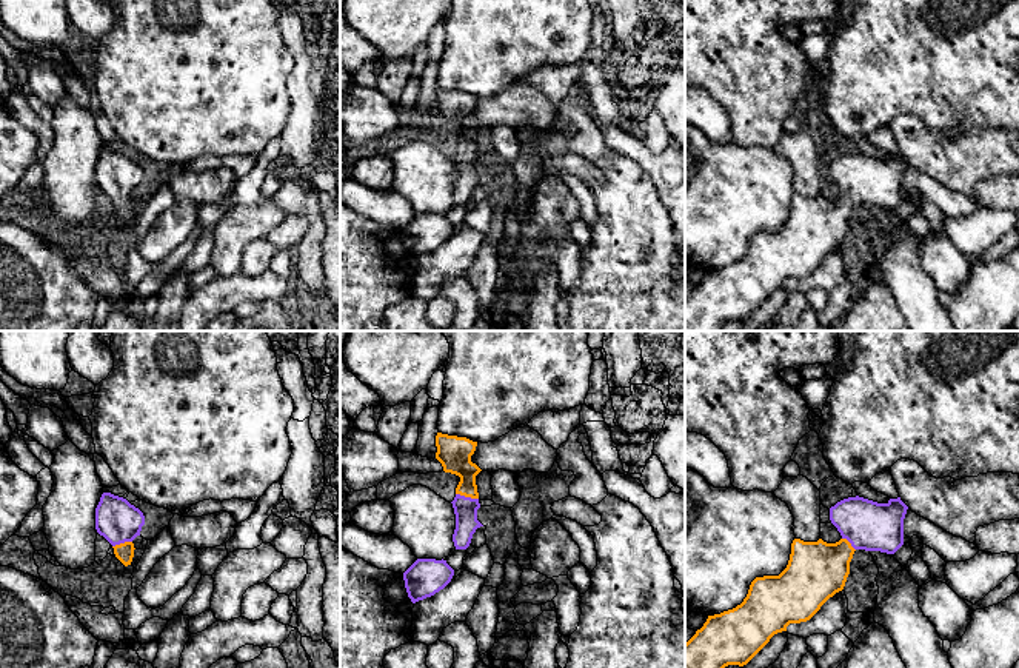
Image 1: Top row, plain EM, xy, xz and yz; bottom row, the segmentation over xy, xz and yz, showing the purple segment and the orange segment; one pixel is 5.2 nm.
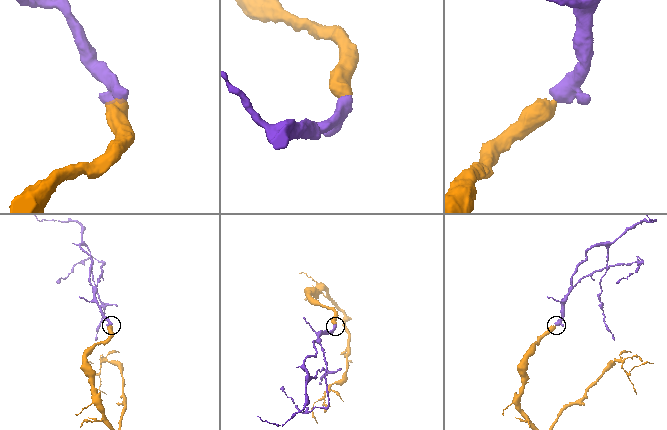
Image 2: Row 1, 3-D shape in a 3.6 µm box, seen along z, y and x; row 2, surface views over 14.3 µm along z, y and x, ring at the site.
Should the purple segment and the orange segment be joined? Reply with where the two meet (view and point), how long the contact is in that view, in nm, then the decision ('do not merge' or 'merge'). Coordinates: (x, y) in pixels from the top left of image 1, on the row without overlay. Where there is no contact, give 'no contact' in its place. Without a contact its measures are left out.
xz (467, 153) | 120 nm | merge

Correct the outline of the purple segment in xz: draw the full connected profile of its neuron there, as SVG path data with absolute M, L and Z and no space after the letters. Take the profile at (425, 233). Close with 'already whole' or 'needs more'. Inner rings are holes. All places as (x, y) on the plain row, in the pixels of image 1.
M417 214L405 228L405 243L413 259L434 251L453 234L454 225L446 215Z | already whole

